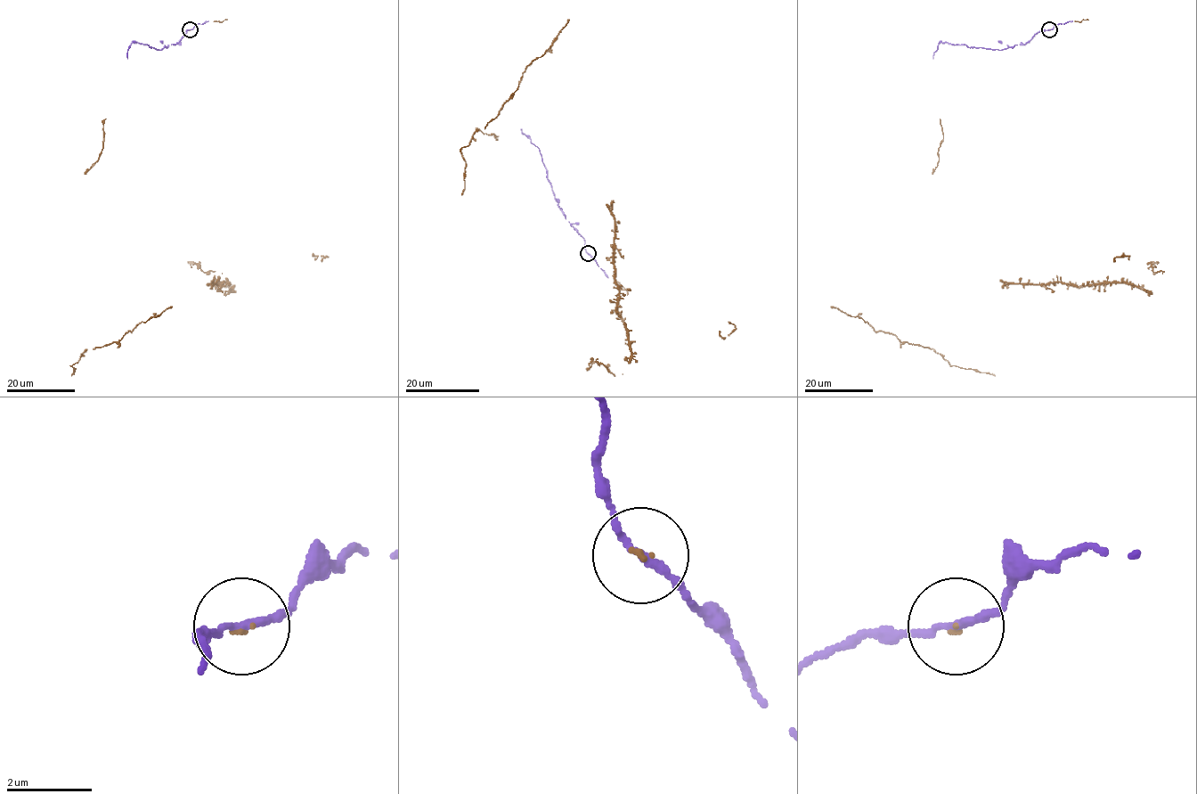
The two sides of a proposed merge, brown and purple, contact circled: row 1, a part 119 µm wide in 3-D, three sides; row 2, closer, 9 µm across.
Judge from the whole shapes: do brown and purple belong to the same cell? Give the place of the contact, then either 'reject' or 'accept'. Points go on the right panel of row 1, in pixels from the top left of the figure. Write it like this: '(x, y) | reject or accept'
(1049, 29) | accept

